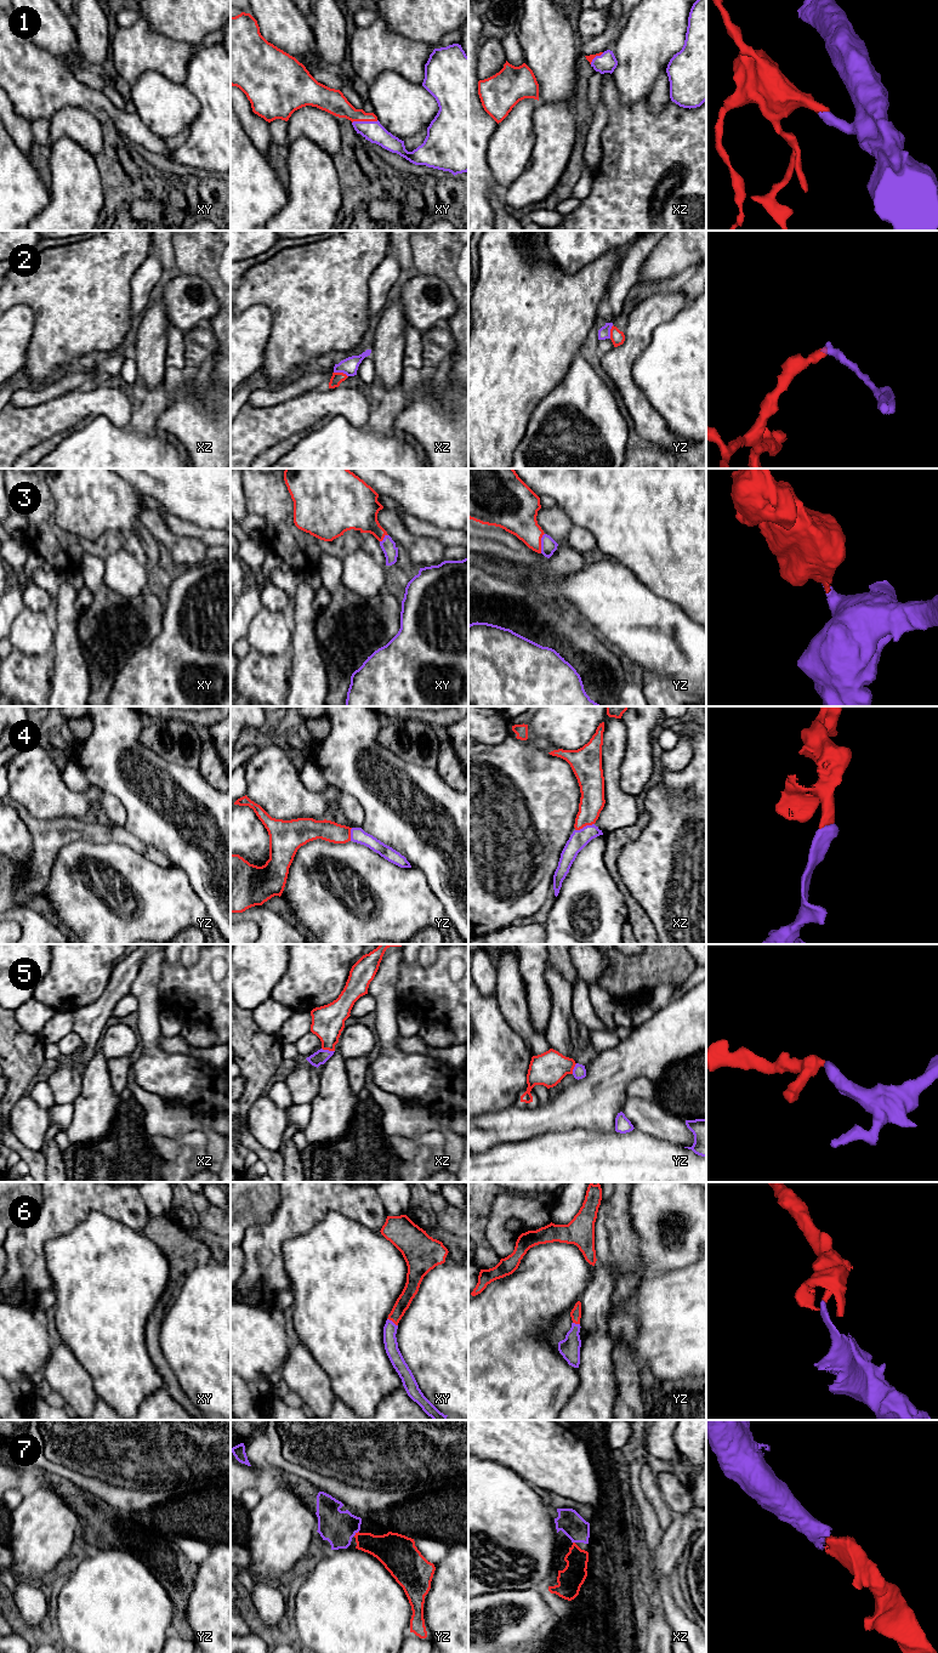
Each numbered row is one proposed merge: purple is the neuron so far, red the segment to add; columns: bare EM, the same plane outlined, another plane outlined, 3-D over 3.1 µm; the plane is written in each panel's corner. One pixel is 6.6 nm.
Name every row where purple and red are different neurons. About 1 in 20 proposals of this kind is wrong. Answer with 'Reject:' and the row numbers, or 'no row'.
Reject: 2

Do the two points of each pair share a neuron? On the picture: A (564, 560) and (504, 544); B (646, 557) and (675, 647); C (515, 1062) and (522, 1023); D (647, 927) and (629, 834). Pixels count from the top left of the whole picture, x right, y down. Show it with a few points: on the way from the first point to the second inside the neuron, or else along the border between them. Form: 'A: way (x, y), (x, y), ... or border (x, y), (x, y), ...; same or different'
A: way (550, 561), (532, 558), (518, 552); same
B: border (636, 577), (657, 594), (676, 602), (683, 608); different
C: border (502, 1014), (532, 1056); different
D: way (632, 904), (612, 868), (612, 857); same

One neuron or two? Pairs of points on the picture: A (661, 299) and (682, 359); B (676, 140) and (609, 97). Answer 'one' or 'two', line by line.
A: two
B: one

